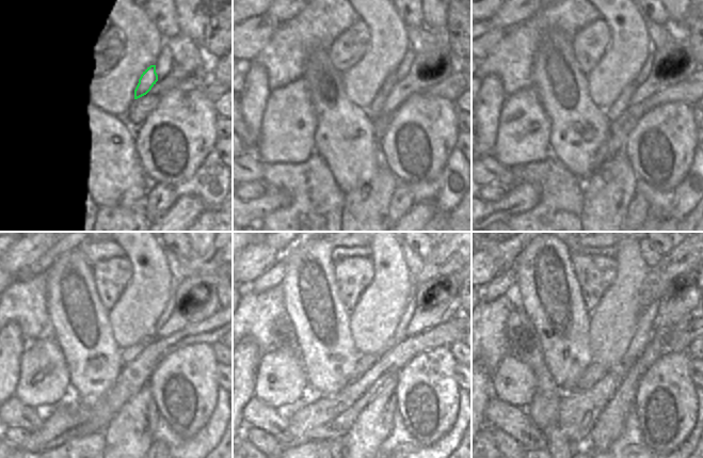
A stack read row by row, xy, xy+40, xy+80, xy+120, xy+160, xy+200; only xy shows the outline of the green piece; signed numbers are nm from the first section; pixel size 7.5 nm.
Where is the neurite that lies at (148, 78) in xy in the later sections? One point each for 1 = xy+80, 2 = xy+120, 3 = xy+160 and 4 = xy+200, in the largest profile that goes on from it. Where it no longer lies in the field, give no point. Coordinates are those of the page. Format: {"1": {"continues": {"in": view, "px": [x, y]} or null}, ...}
{"1": {"continues": {"in": "xy+80", "px": [622, 103]}}, "2": {"continues": {"in": "xy+120", "px": [129, 354]}}, "3": {"continues": {"in": "xy+160", "px": [366, 361]}}, "4": {"continues": {"in": "xy+200", "px": [595, 373]}}}

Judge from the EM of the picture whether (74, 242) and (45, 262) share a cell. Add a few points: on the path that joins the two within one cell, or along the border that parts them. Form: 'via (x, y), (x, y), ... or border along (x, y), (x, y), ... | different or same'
via (66, 242), (52, 254) | same

